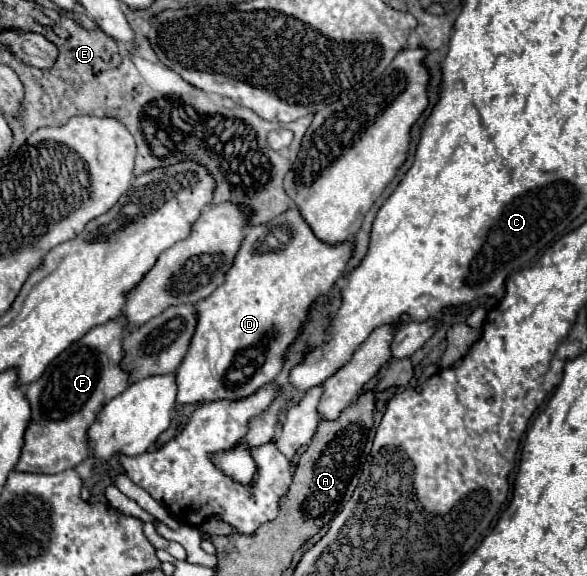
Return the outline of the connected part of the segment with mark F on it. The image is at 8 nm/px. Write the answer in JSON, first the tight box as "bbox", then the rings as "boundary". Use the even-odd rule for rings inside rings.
{"bbox":[17,317,129,473],"boundary":[[[121,317],[87,331],[77,343],[61,353],[61,359],[49,363],[45,373],[27,387],[31,403],[31,423],[25,431],[25,445],[17,471],[27,473],[61,473],[77,467],[89,455],[89,427],[107,401],[123,393],[129,385],[129,373],[121,369],[123,351]]]}

